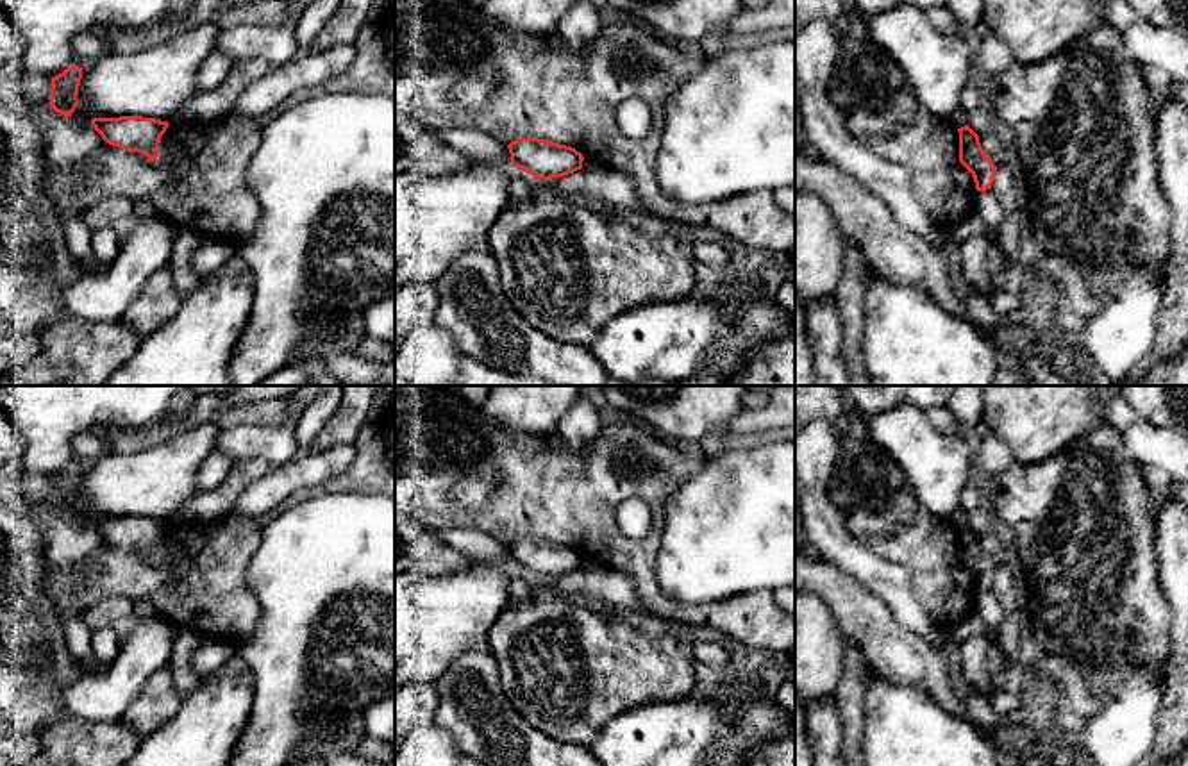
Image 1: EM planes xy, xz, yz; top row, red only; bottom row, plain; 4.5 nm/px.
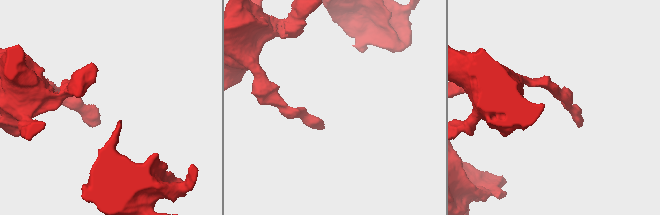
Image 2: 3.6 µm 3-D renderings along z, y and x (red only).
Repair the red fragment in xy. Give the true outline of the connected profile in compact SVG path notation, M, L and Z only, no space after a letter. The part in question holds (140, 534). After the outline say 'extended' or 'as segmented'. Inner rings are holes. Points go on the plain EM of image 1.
M120 516L93 518L91 525L105 543L129 552L139 552L150 561L157 561L161 536L170 523L143 516Z; as segmented

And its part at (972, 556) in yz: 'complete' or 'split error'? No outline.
complete

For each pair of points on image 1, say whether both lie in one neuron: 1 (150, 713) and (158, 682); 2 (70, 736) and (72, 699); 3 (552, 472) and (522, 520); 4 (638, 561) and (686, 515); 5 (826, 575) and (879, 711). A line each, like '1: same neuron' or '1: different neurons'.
1: same neuron
2: different neurons
3: same neuron
4: different neurons
5: different neurons

